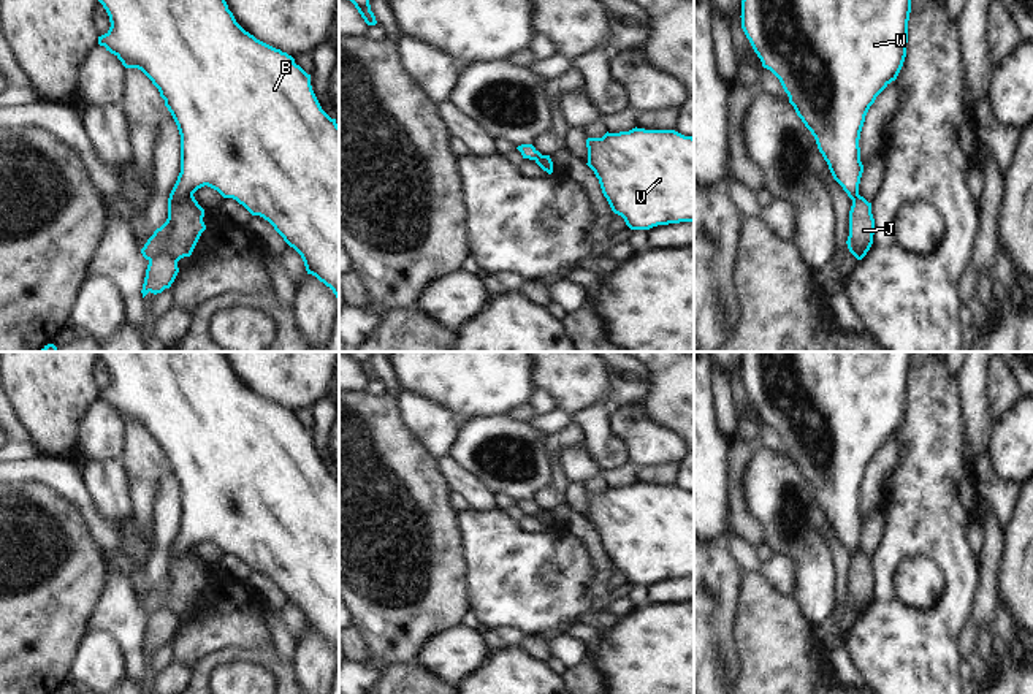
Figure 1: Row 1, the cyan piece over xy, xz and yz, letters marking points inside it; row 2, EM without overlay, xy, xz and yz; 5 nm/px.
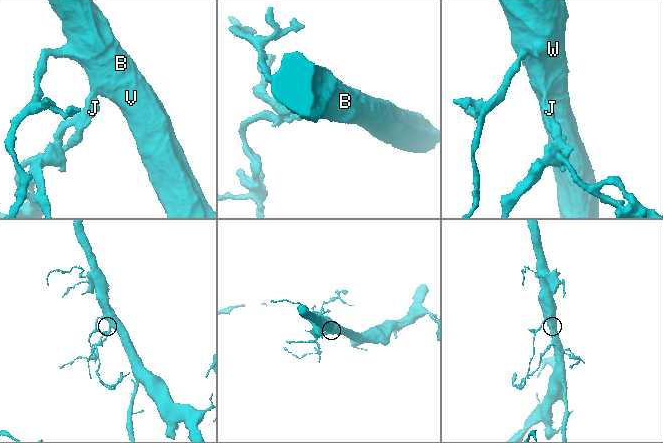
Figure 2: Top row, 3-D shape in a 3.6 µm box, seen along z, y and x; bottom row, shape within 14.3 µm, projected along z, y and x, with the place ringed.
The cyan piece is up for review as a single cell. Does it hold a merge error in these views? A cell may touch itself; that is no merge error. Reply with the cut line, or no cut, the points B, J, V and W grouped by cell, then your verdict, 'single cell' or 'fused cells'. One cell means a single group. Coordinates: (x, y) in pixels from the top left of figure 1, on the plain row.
cut xy (149, 613), (168, 609), (176, 617); groups B V W / J; fused cells

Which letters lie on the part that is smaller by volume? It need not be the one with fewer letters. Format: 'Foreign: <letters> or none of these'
Foreign: J

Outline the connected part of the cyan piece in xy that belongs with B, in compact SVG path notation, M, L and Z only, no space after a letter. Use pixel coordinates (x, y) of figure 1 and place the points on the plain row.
M98 352L109 371L109 385L98 391L98 399L114 409L125 423L141 425L158 444L181 490L181 528L168 553L168 564L198 543L208 540L223 553L233 553L252 570L268 575L284 596L303 613L307 629L333 645L339 656L339 480L320 461L307 429L295 414L246 387L228 364L225 352Z

